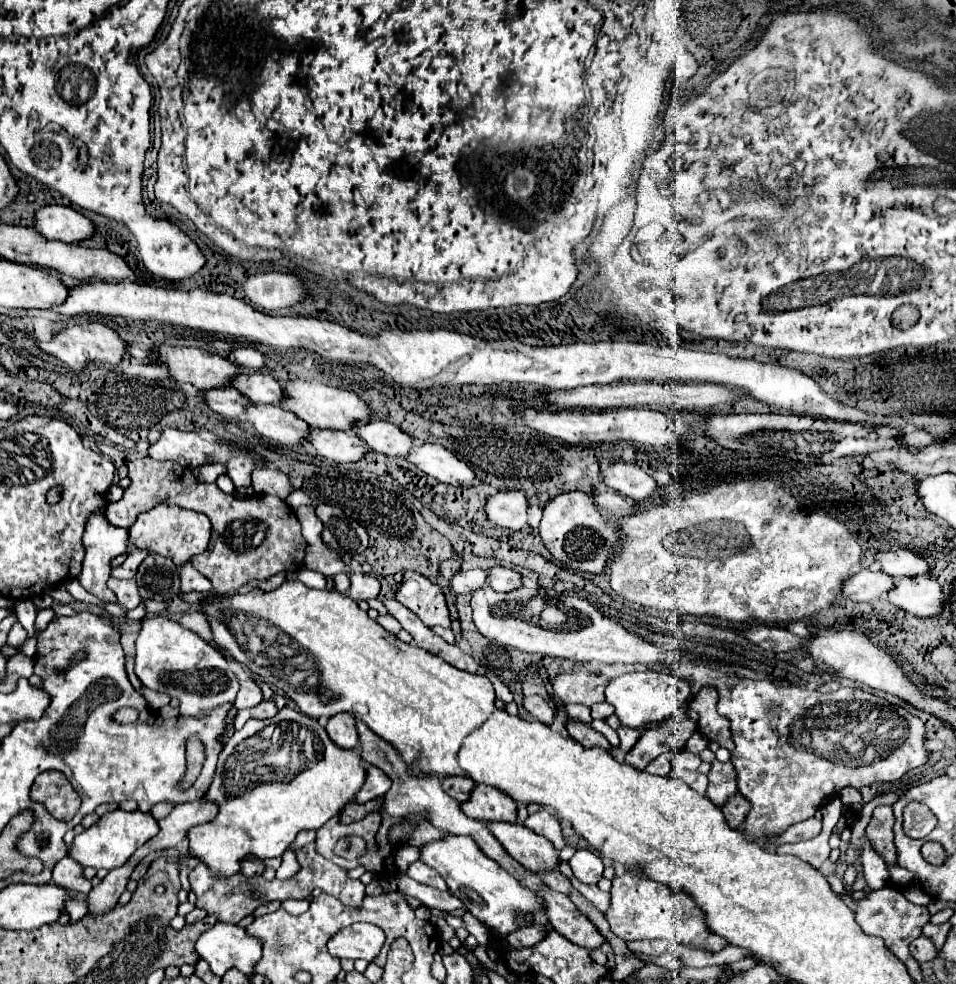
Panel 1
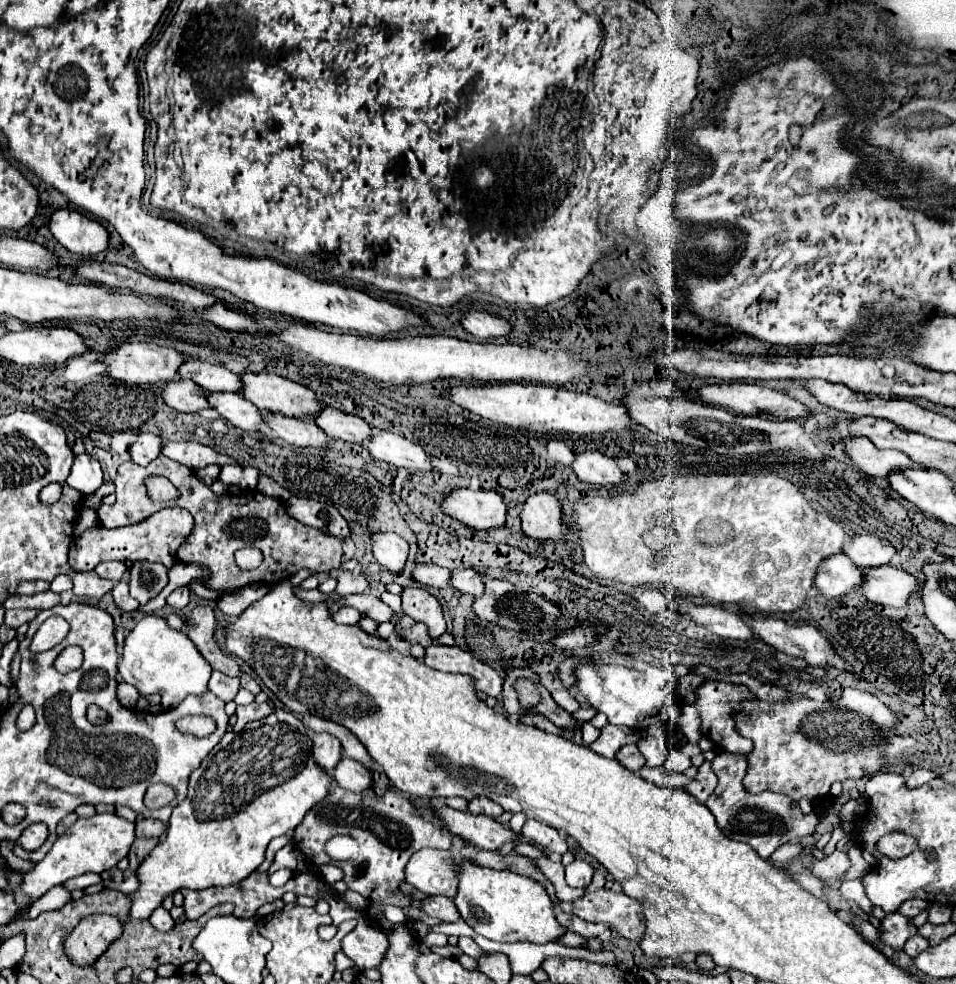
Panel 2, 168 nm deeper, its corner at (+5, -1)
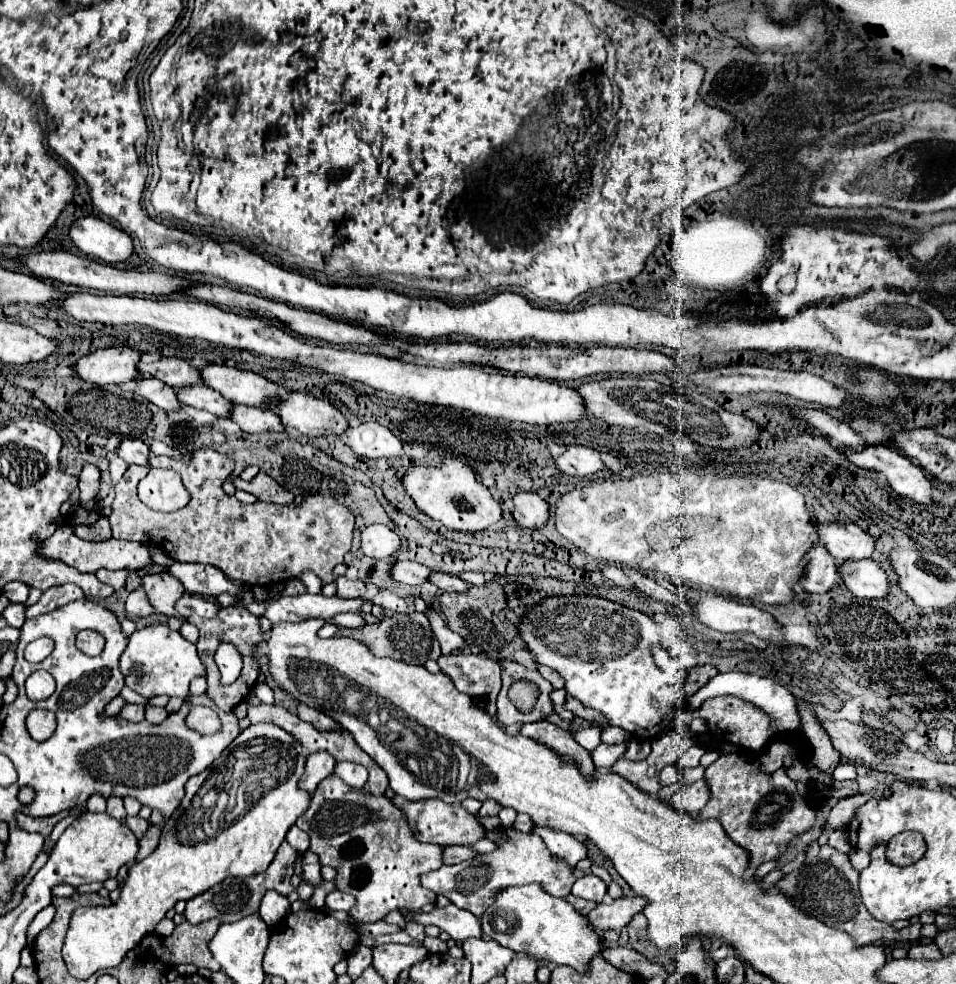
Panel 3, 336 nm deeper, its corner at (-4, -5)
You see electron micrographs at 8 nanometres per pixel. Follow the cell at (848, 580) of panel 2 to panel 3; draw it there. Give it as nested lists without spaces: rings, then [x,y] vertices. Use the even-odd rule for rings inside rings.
[[[816,545],[806,553],[806,573],[800,579],[800,585],[808,593],[828,593],[842,585],[840,565],[822,545]]]

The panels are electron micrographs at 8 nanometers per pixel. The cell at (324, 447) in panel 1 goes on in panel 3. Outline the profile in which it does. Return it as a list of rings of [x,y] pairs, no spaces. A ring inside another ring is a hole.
[[[234,405],[230,419],[238,423],[246,433],[286,433],[286,427],[282,425],[282,421],[278,421],[278,415],[270,409]]]

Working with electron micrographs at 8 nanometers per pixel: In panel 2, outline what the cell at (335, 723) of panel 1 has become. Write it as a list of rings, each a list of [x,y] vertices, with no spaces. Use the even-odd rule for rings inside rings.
[[[315,733],[311,739],[313,739],[313,759],[315,759],[315,763],[323,771],[333,773],[335,765],[341,759],[341,743],[329,733]]]

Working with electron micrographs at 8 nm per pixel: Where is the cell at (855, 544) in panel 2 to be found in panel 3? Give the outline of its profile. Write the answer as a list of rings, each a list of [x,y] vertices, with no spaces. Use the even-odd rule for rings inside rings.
[[[854,523],[818,525],[818,535],[820,545],[824,545],[832,553],[832,557],[836,557],[838,563],[844,563],[848,559],[870,559],[876,555],[874,539]]]

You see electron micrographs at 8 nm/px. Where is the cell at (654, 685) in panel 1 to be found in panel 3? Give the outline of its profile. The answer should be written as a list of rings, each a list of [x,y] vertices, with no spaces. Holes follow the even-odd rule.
[[[550,597],[526,613],[520,625],[520,635],[540,665],[548,665],[564,677],[564,689],[568,695],[580,699],[586,707],[602,711],[610,725],[622,727],[638,739],[652,739],[658,733],[658,725],[664,719],[666,709],[678,707],[682,701],[682,685],[688,673],[678,669],[668,653],[658,647],[658,627],[640,611],[626,609],[600,597]]]

